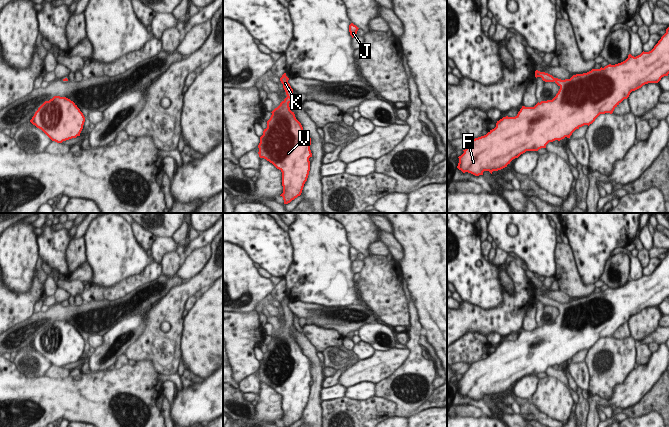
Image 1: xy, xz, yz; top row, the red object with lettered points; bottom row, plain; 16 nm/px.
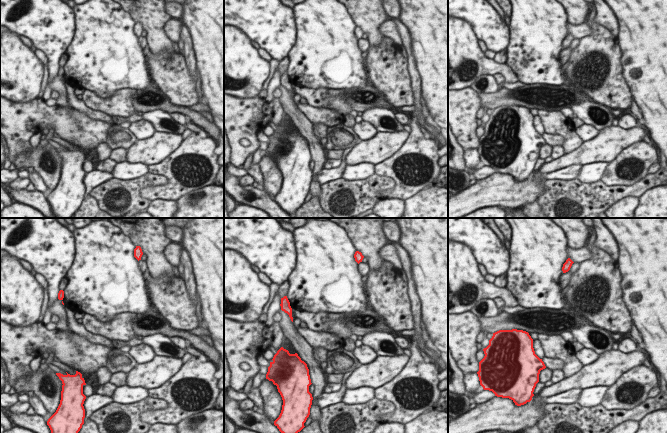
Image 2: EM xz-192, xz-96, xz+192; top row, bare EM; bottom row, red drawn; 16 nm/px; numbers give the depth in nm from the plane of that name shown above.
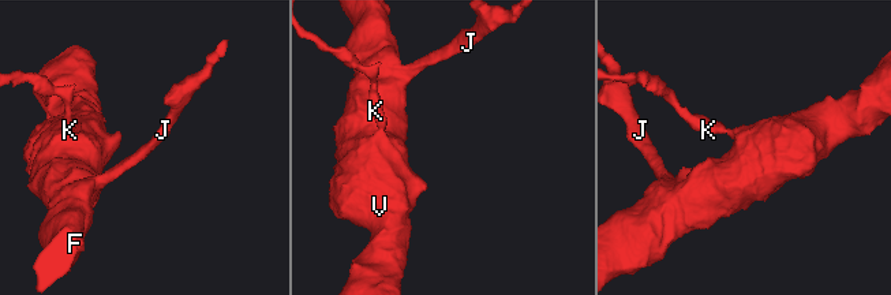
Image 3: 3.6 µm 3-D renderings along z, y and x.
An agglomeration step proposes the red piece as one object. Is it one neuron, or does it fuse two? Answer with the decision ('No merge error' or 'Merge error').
No merge error.

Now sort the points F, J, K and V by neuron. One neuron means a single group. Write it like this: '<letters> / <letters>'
F J K V

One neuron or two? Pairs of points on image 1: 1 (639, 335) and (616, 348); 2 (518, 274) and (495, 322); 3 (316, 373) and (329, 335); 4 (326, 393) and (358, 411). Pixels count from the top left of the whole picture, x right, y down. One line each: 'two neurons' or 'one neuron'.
1: two neurons
2: one neuron
3: two neurons
4: two neurons

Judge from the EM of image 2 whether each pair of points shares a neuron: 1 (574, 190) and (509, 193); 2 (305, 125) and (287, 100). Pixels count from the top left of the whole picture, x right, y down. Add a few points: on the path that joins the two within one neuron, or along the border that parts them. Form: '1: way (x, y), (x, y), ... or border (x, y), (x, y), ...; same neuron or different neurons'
1: border (545, 180), (544, 191), (537, 198); different neurons
2: way (299, 119), (289, 106); same neuron

